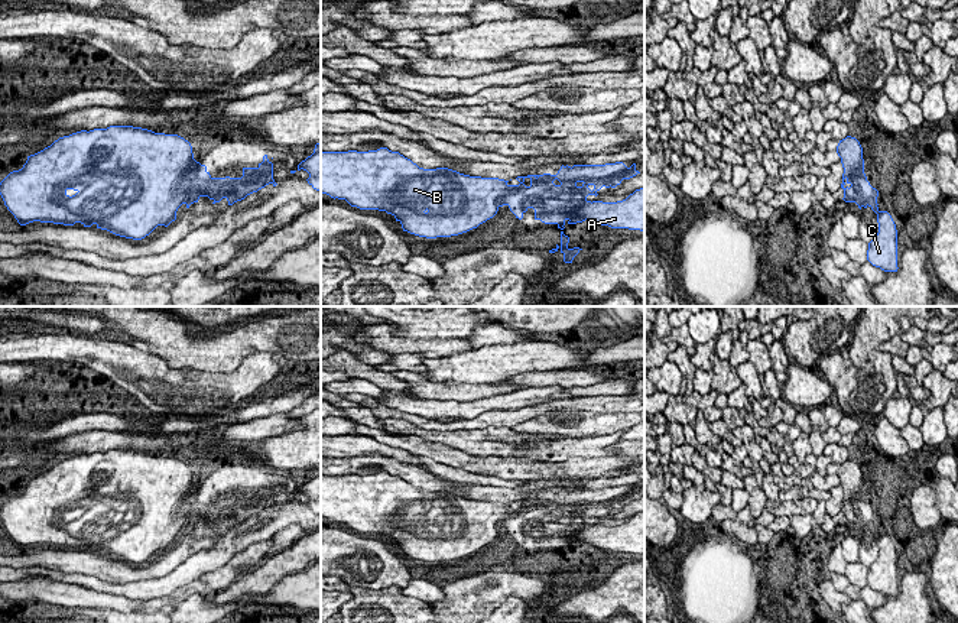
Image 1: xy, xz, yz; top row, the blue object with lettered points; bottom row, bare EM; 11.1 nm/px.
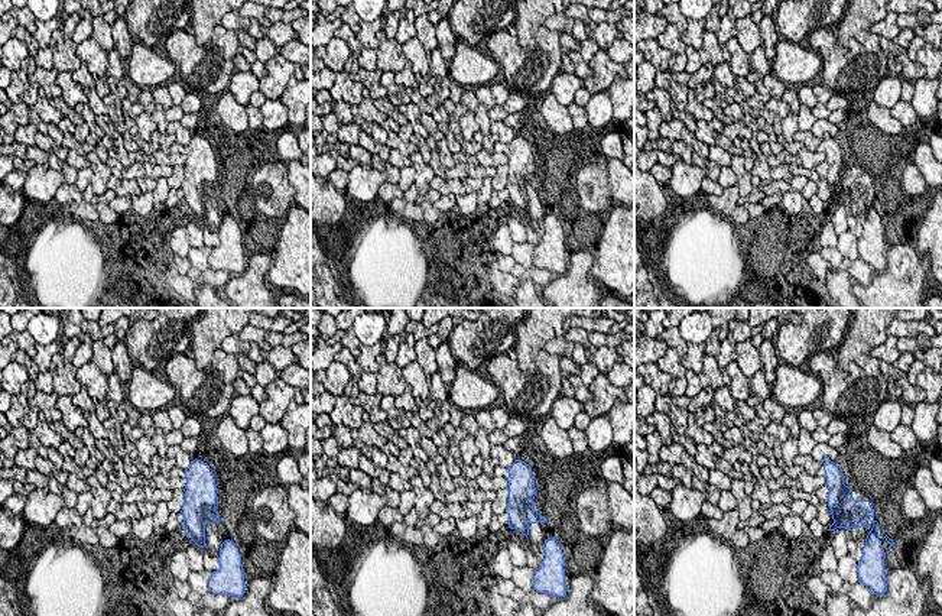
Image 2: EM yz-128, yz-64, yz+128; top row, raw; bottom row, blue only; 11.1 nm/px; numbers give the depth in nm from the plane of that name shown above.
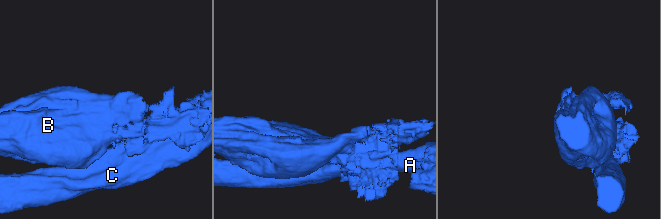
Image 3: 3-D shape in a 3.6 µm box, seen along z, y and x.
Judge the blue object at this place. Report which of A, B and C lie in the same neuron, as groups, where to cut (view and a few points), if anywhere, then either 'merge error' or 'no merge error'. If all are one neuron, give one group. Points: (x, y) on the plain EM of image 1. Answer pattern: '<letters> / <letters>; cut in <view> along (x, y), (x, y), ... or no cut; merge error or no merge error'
A C / B; cut in yz along (863, 484), (857, 495), (857, 523); merge error

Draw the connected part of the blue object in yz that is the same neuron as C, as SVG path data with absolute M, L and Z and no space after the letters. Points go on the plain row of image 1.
M887 535L877 536L879 557L868 567L867 584L884 596L897 596L897 554Z

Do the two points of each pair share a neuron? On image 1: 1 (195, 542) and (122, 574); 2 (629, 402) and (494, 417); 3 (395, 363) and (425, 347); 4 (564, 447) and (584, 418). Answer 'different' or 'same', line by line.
1: same
2: same
3: different
4: different

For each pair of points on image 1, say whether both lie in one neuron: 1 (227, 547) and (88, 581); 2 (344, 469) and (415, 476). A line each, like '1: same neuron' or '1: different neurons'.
1: same neuron
2: same neuron

